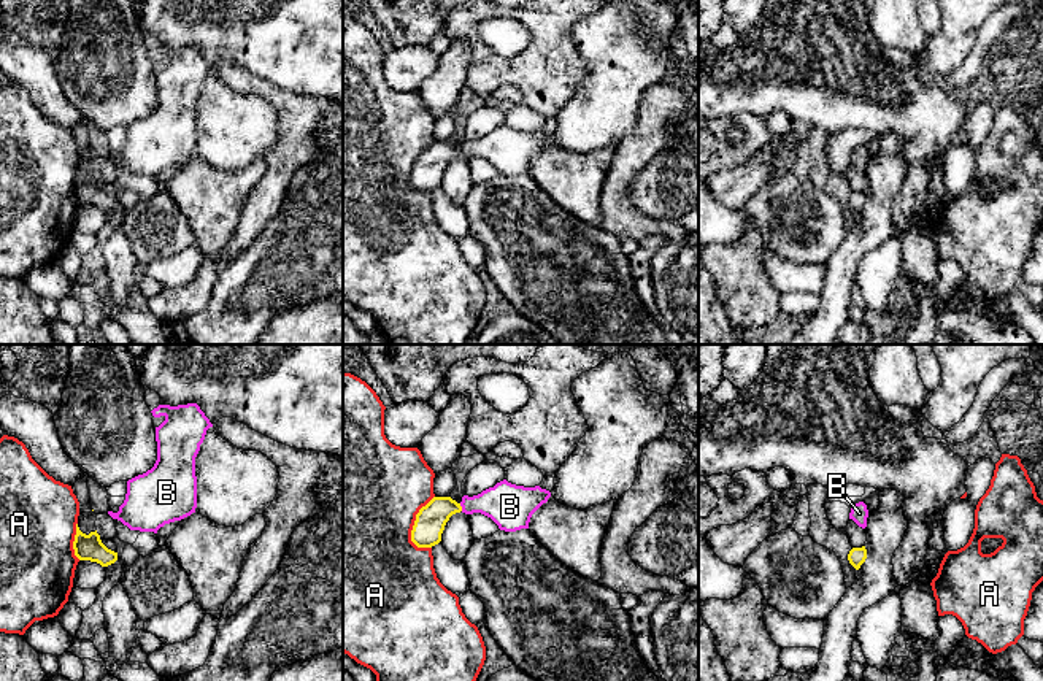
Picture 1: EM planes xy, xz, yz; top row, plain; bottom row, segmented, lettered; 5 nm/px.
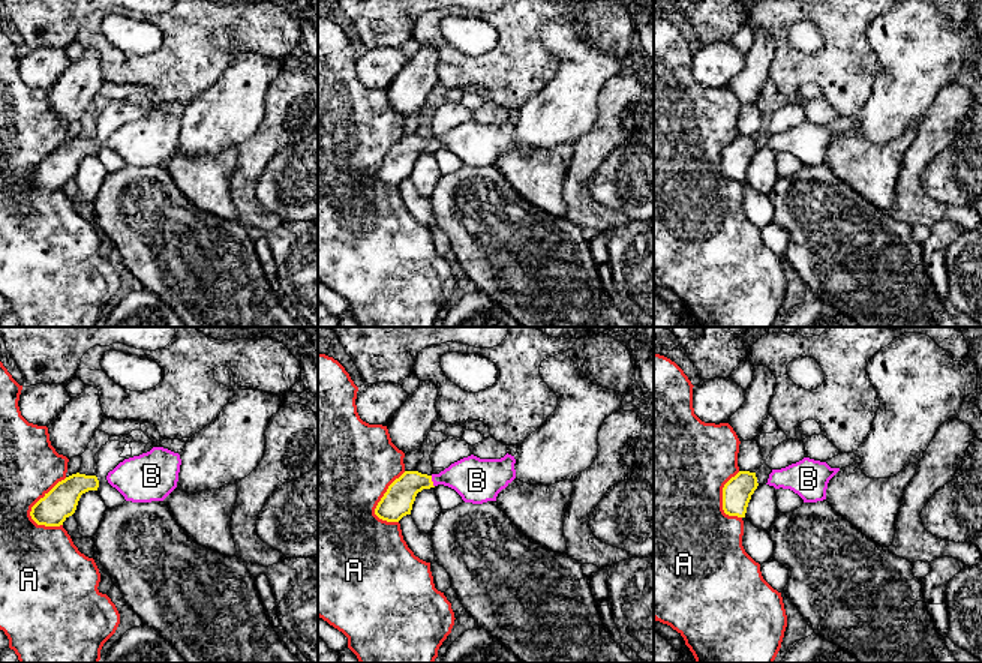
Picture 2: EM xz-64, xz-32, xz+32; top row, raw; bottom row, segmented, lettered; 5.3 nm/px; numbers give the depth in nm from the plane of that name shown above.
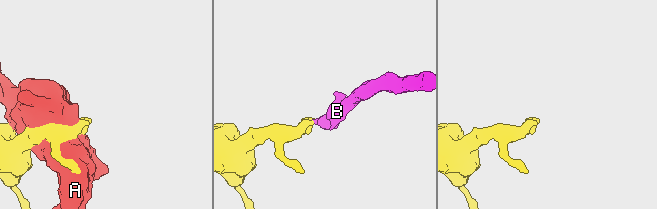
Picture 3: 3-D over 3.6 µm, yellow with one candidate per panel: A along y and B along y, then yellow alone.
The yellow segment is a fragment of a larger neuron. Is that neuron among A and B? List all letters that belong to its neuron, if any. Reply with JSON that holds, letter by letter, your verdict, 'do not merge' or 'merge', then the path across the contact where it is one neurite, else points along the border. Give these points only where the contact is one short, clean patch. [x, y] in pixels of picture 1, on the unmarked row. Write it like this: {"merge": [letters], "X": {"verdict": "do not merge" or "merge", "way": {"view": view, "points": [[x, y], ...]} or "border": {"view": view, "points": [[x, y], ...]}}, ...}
{"merge": ["B"], "A": {"verdict": "do not merge"}, "B": {"verdict": "merge", "way": {"view": "xz", "points": [[431, 165], [445, 151], [461, 151], [510, 151]]}}}

